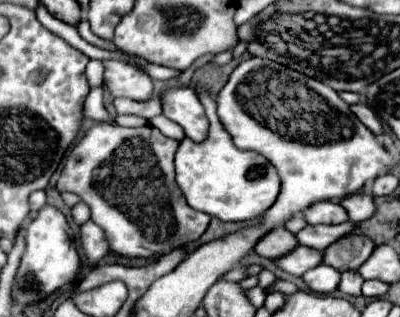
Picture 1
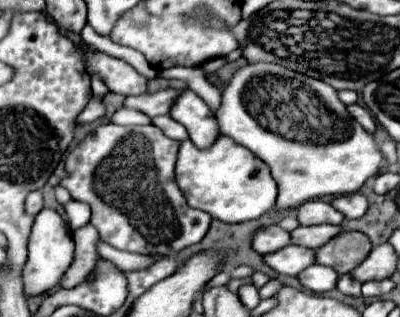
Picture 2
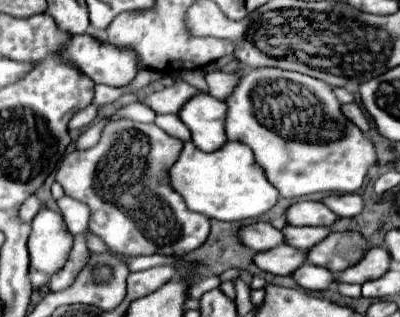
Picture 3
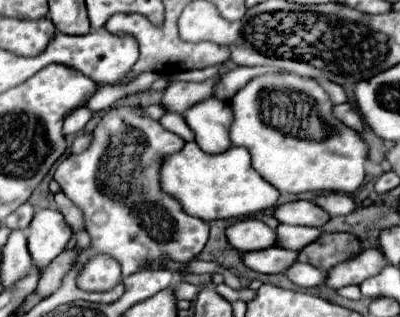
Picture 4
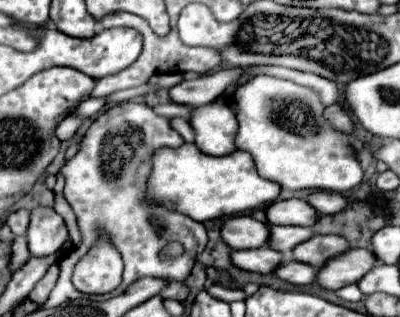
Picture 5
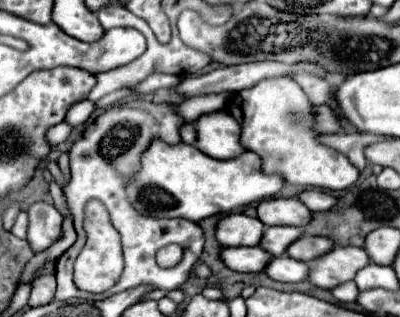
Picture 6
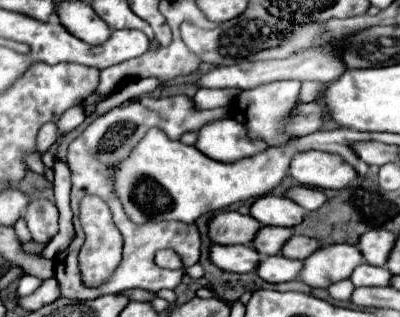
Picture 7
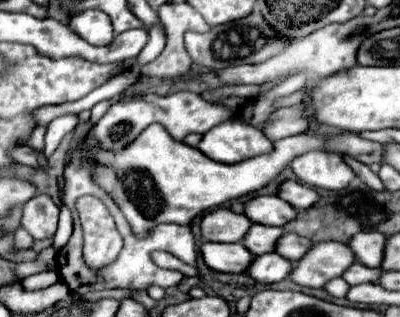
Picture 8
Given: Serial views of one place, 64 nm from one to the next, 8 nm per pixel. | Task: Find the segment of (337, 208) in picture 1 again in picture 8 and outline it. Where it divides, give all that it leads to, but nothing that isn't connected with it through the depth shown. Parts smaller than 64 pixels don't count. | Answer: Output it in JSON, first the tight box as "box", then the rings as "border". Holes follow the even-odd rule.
{"box":[244,196,296,226],"border":[[[256,196],[246,202],[244,214],[256,224],[268,226],[286,226],[296,220],[296,208],[284,202],[280,196]]]}

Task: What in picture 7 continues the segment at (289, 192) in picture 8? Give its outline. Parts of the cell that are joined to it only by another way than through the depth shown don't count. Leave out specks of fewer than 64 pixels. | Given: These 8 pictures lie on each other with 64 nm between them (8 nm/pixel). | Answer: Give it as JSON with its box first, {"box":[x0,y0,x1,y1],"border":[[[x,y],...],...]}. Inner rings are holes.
{"box":[286,186,328,212],"border":[[[294,186],[294,188],[290,188],[288,190],[288,194],[286,194],[290,200],[296,200],[302,208],[306,208],[308,212],[312,212],[312,210],[318,210],[318,208],[322,208],[326,202],[328,202],[328,198],[326,198],[326,194],[322,192],[322,190],[318,190],[318,188],[308,188],[308,186]]]}

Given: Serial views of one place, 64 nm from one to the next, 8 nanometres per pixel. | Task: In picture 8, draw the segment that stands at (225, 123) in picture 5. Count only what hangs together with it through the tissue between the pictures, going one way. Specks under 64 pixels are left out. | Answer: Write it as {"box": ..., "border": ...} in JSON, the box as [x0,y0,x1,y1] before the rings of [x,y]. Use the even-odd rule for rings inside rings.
{"box":[198,118,272,164],"border":[[[238,118],[216,124],[206,134],[202,134],[198,144],[200,152],[224,164],[234,164],[258,154],[266,154],[272,148],[272,142],[258,128],[252,128]]]}

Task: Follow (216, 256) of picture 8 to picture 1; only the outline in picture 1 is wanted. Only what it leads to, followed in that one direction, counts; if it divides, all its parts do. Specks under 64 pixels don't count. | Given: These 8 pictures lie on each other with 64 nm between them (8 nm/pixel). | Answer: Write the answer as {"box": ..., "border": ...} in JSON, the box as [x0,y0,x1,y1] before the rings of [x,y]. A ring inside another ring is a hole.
{"box":[278,246,322,276],"border":[[[296,246],[296,252],[290,252],[290,256],[282,256],[278,260],[278,266],[294,276],[302,276],[304,272],[320,264],[322,264],[322,252],[308,246]]]}

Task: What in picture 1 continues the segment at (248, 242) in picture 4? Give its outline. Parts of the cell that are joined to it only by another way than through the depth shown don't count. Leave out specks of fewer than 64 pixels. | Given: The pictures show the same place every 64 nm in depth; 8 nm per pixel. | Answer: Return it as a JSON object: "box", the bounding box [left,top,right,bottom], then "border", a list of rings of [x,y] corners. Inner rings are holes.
{"box":[254,226,298,260],"border":[[[280,226],[280,228],[268,232],[268,236],[262,238],[262,240],[256,244],[254,252],[256,252],[258,256],[262,256],[262,258],[278,260],[278,258],[286,256],[288,252],[292,252],[296,246],[298,246],[296,236],[294,236],[292,232],[288,232],[286,228]]]}

